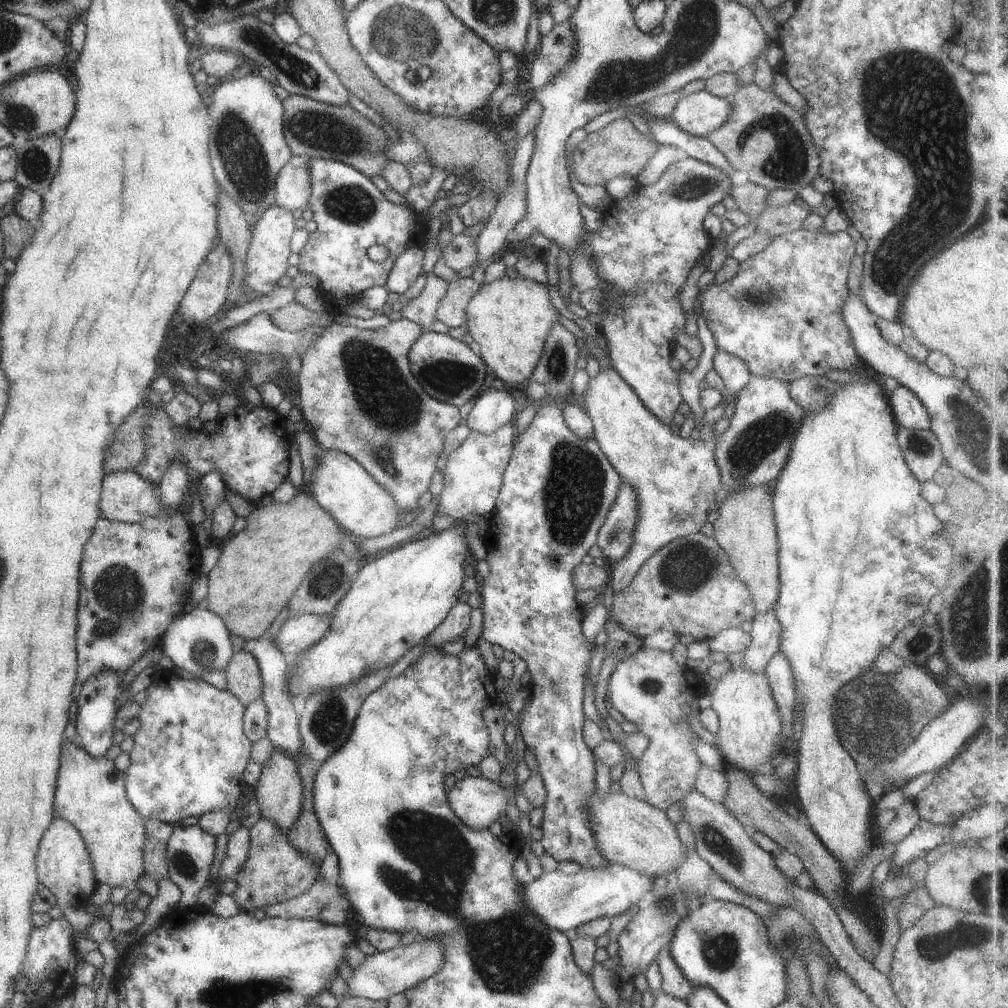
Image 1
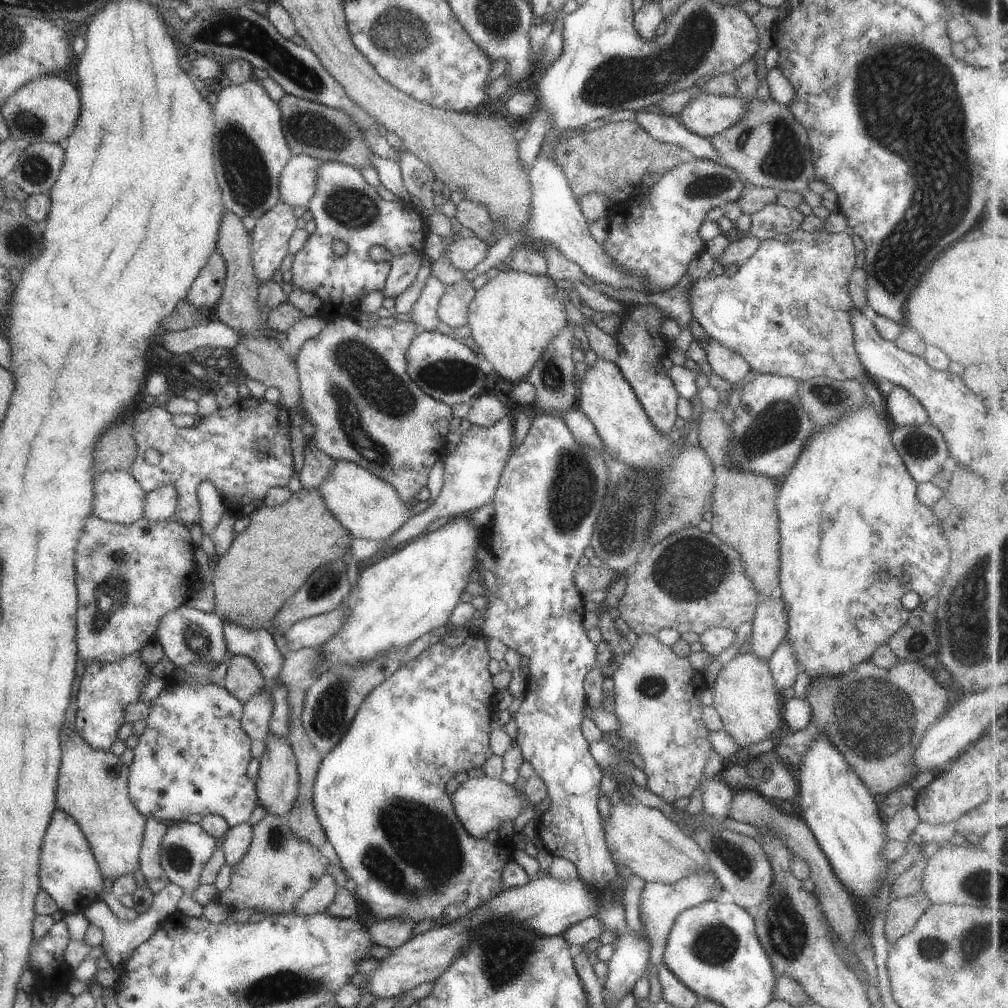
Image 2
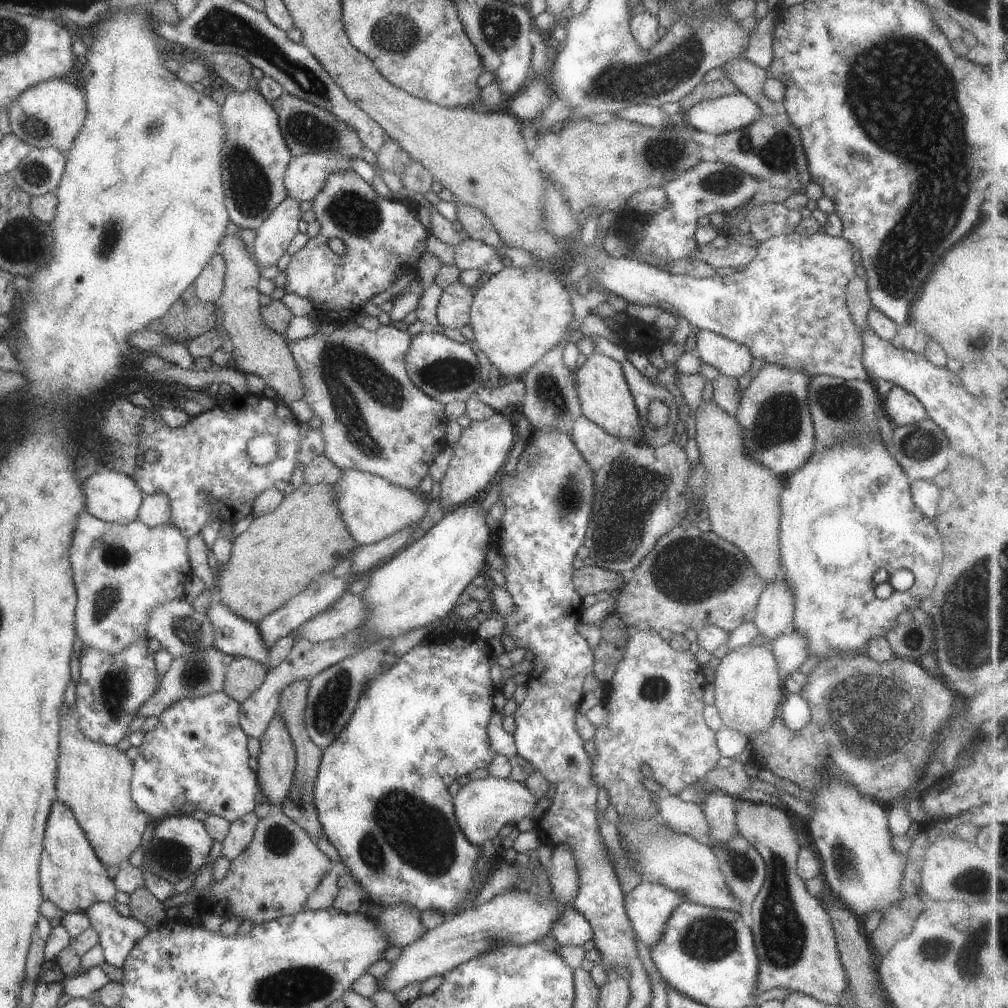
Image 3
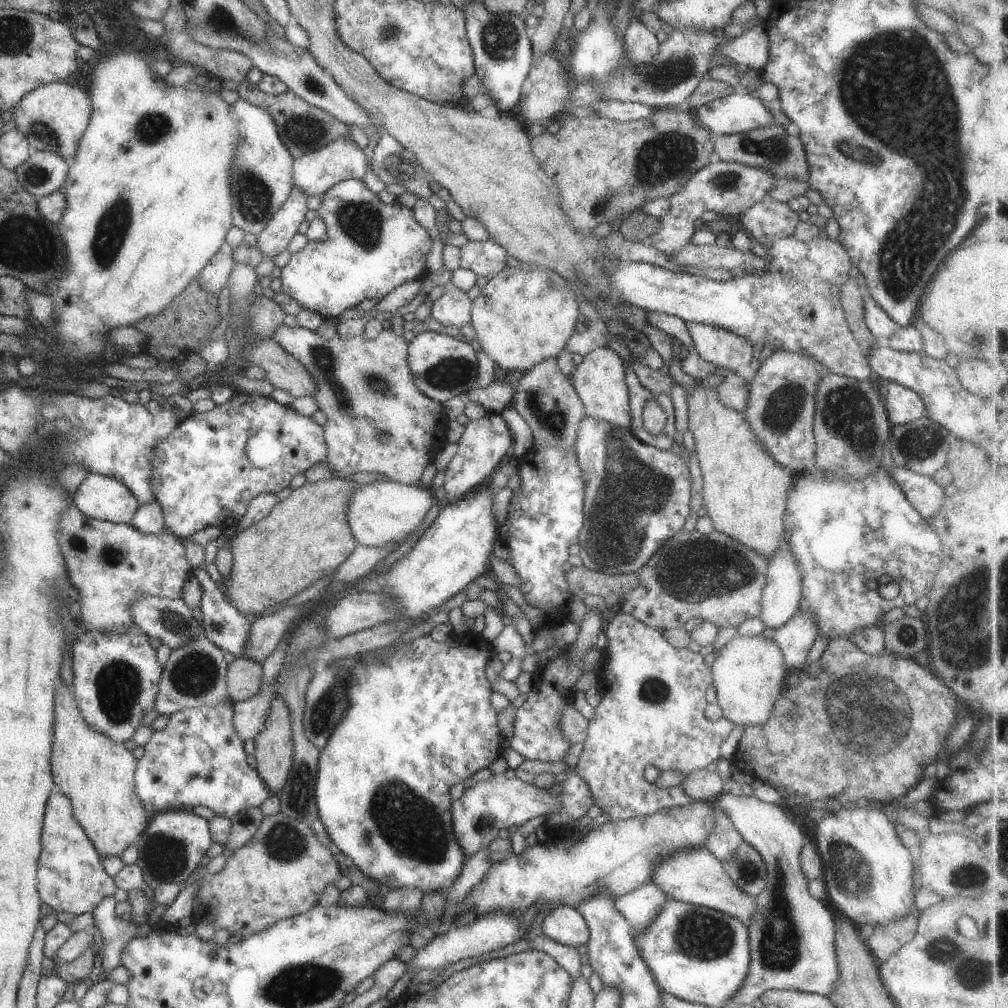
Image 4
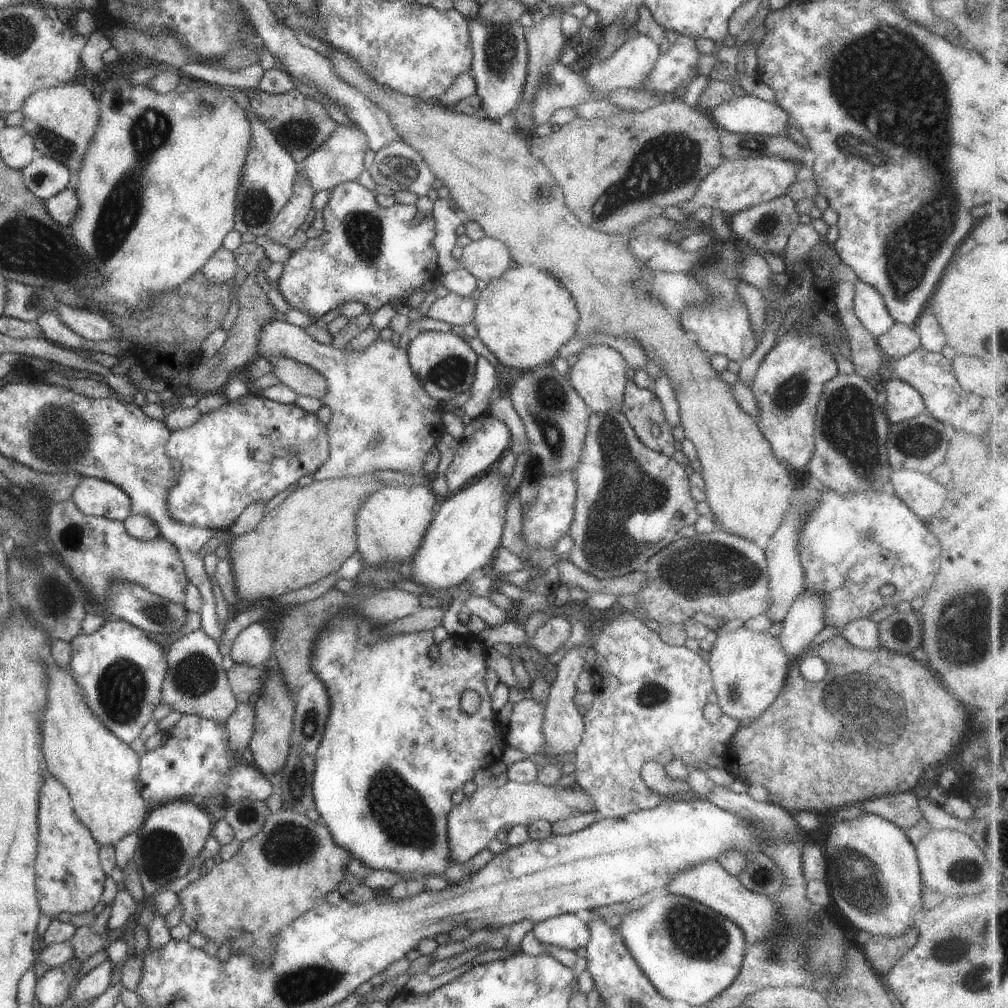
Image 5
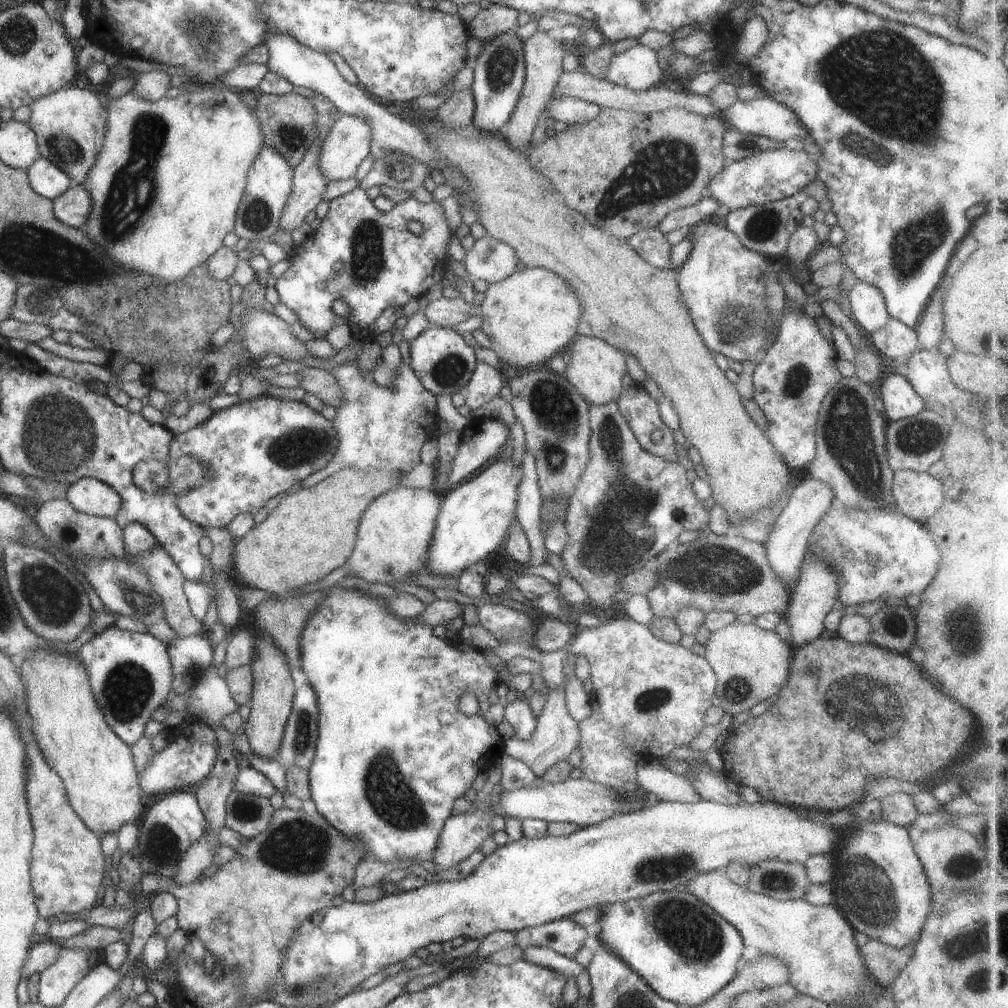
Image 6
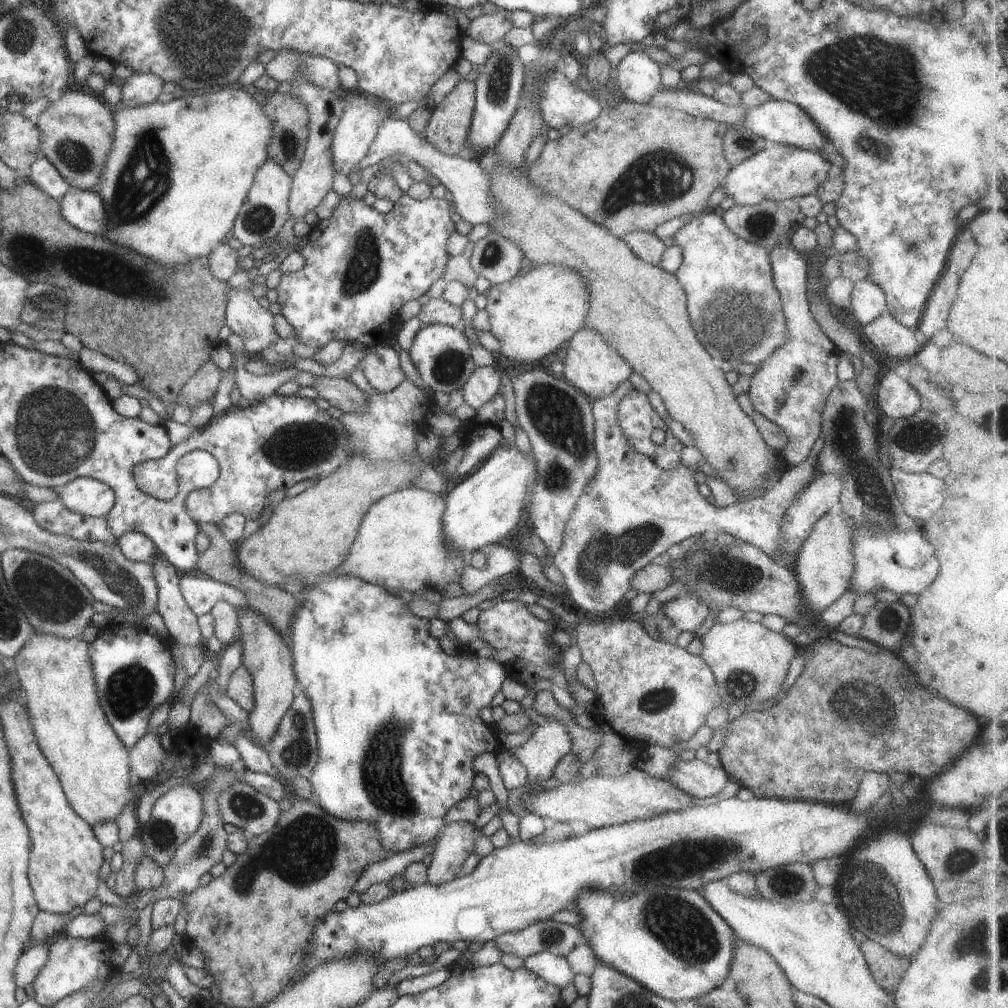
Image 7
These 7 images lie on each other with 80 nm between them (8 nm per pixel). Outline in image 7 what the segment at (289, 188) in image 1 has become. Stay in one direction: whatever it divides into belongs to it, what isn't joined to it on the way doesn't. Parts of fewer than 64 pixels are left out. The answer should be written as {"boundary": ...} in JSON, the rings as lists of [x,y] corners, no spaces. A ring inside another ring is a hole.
{"boundary":[[[353,90],[350,91],[344,98],[344,107],[330,142],[330,155],[336,172],[347,176],[353,169],[356,169],[356,164],[365,156],[371,141],[376,137],[381,121],[389,117],[397,106],[399,104],[381,99],[371,99]]]}

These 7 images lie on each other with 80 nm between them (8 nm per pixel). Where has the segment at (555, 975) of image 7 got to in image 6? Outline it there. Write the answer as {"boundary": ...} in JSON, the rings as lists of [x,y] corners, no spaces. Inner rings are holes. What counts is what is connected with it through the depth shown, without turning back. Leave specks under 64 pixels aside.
{"boundary":[[[528,946],[523,950],[522,958],[527,962],[562,974],[565,978],[576,977],[583,970],[582,966],[573,959],[557,954],[547,947]]]}

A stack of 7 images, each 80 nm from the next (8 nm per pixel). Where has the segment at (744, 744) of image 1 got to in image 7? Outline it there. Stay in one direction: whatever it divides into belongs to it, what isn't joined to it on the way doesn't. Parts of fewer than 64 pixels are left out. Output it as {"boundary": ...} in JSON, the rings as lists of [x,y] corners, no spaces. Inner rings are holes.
{"boundary":[[[743,617],[728,623],[713,623],[708,630],[699,637],[701,642],[701,660],[713,672],[718,695],[722,705],[735,704],[744,708],[751,702],[761,702],[771,699],[780,688],[789,662],[796,656],[798,648],[782,633],[767,630],[759,621],[748,621]]]}

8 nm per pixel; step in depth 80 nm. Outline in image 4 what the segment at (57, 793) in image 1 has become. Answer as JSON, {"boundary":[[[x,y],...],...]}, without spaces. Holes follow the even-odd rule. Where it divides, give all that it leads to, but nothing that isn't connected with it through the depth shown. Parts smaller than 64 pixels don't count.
{"boundary":[[[66,684],[55,688],[55,700],[53,700],[53,736],[51,736],[51,756],[49,756],[49,768],[51,768],[52,784],[55,790],[64,794],[70,800],[73,818],[83,829],[93,848],[100,857],[121,856],[121,852],[130,844],[135,844],[139,834],[143,832],[150,816],[145,807],[135,796],[132,787],[132,778],[137,760],[131,755],[131,751],[125,749],[122,744],[107,738],[103,733],[95,732],[80,715],[75,704],[72,689]]]}

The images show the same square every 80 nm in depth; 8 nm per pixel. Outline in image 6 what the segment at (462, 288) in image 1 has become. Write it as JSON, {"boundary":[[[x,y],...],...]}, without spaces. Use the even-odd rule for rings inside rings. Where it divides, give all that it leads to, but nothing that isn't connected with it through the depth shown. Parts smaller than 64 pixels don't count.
{"boundary":[[[441,296],[429,301],[423,312],[430,326],[449,328],[475,315],[477,302],[466,303],[462,297],[448,299]]]}

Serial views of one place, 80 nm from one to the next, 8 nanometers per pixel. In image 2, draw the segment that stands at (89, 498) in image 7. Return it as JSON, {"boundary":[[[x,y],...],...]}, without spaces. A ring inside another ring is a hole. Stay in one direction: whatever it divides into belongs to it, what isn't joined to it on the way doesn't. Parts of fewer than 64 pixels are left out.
{"boundary":[[[126,470],[97,473],[91,488],[94,517],[124,525],[142,517],[147,493]]]}

